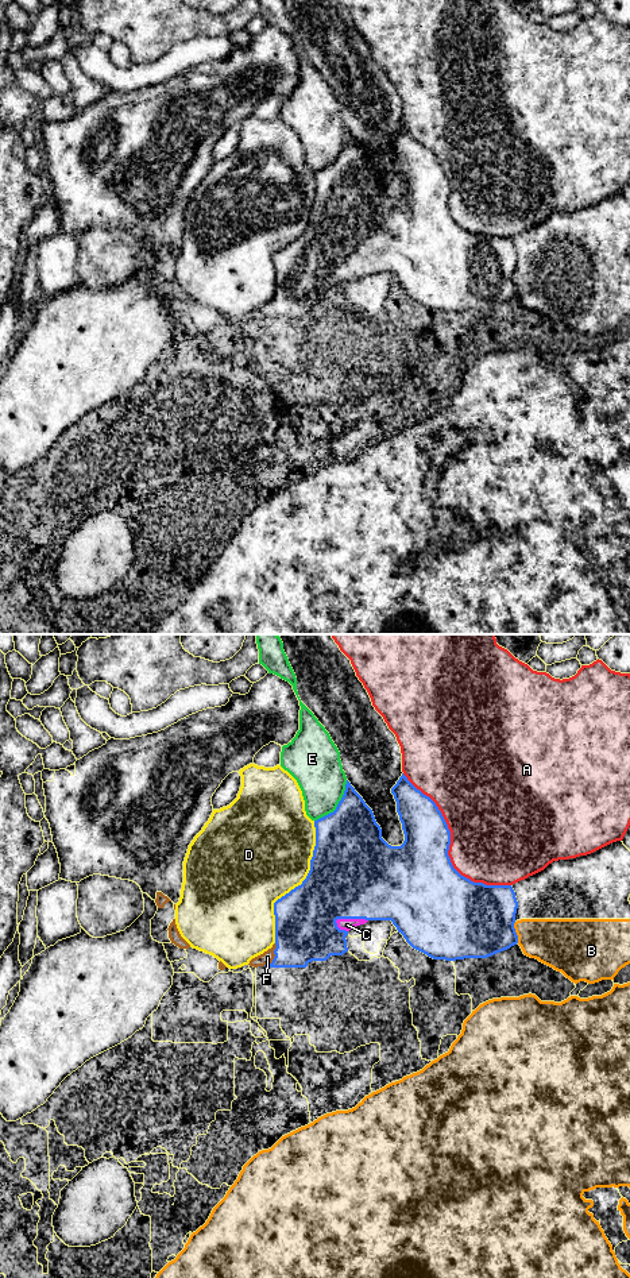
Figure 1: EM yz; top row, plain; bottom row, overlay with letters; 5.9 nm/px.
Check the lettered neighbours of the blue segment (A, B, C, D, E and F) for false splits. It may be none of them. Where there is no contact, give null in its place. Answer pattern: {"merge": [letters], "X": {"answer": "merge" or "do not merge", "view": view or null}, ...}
{"merge": ["C", "F"], "A": {"answer": "do not merge", "view": "yz"}, "B": {"answer": "do not merge", "view": "yz"}, "C": {"answer": "merge", "view": "yz"}, "D": {"answer": "do not merge", "view": "yz"}, "E": {"answer": "do not merge", "view": "yz"}, "F": {"answer": "merge", "view": "yz"}}

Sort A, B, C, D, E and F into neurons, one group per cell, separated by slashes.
A / B / C F / D / E

